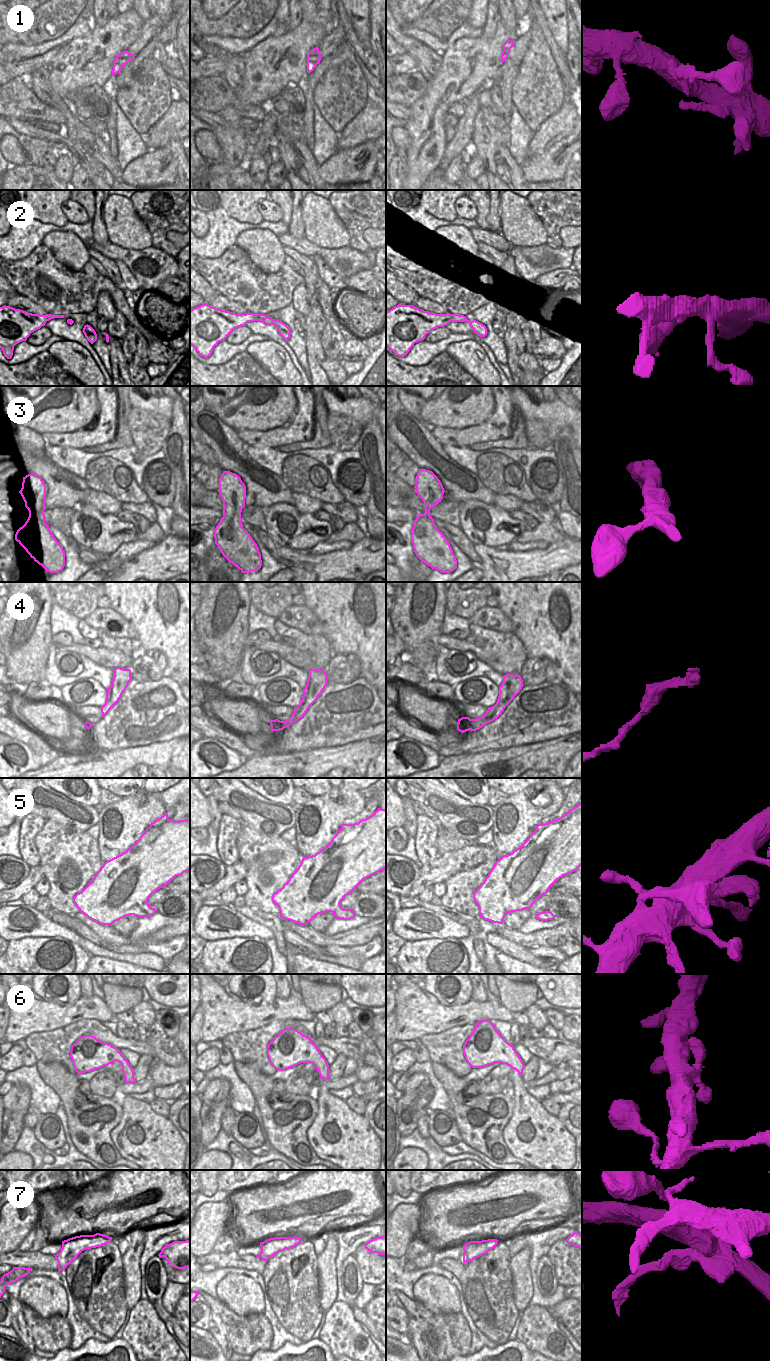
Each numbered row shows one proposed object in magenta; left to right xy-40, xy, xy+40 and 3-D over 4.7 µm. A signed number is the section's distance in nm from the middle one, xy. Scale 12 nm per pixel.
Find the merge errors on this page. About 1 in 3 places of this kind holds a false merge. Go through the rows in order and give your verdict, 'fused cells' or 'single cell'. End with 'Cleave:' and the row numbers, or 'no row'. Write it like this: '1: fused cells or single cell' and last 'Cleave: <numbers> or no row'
1: single cell
2: single cell
3: single cell
4: fused cells
5: single cell
6: single cell
7: fused cells
Cleave: 4, 7

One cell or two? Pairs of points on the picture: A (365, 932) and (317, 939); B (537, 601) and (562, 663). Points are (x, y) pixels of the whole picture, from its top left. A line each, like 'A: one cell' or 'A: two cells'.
A: one cell
B: one cell

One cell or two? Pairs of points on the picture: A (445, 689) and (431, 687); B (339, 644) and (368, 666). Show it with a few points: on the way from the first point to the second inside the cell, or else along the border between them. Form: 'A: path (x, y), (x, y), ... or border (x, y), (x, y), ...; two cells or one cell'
A: path (442, 689), (434, 688); one cell
B: path (348, 644), (352, 644), (365, 657); one cell

